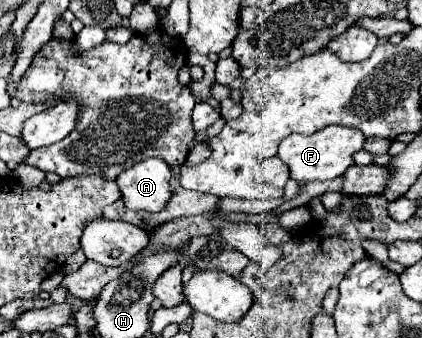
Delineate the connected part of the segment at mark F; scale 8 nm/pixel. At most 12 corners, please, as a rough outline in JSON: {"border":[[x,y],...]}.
{"border":[[328,126],[286,136],[278,156],[296,182],[334,180],[364,134]]}

